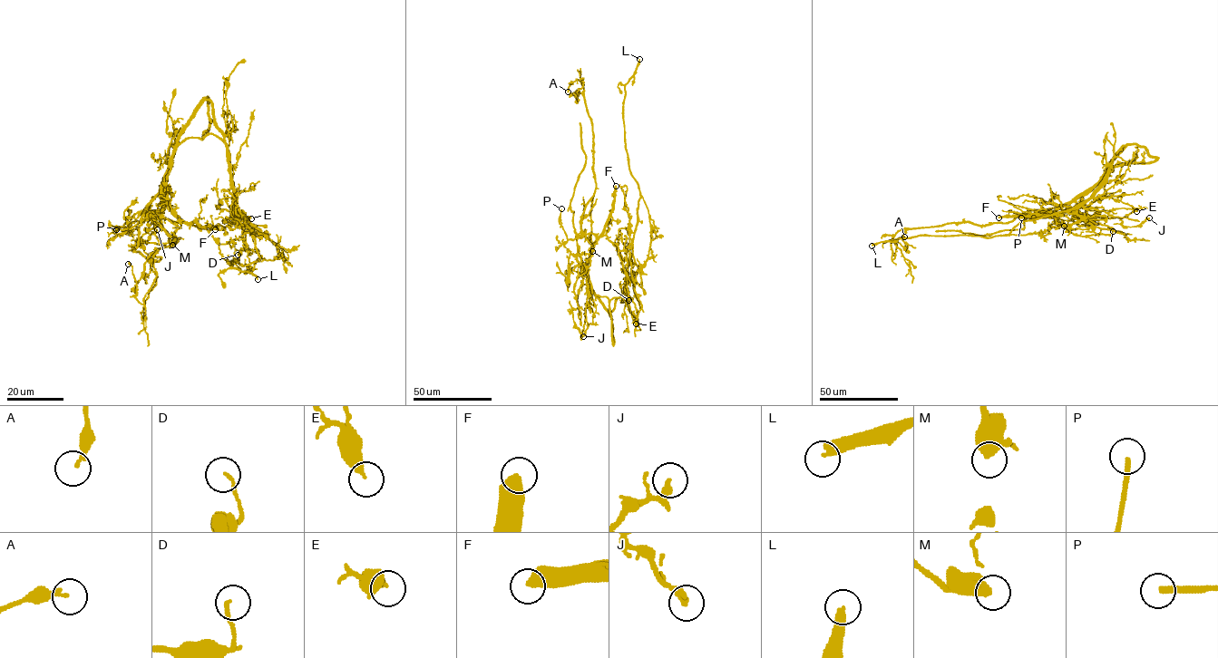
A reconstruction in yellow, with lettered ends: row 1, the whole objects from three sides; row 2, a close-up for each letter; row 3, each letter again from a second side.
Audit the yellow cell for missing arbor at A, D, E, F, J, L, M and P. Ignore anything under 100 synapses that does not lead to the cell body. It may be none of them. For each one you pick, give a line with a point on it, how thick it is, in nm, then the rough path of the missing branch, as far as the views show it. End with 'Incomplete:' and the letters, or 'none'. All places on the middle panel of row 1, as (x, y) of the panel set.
F: place (616, 186); calibre 550 nm; course (616, 186), (618, 92), (611, 59), (599, 42), (599, 17), (614, 5)
L: place (639, 59); calibre 360 nm
Incomplete: F, L

